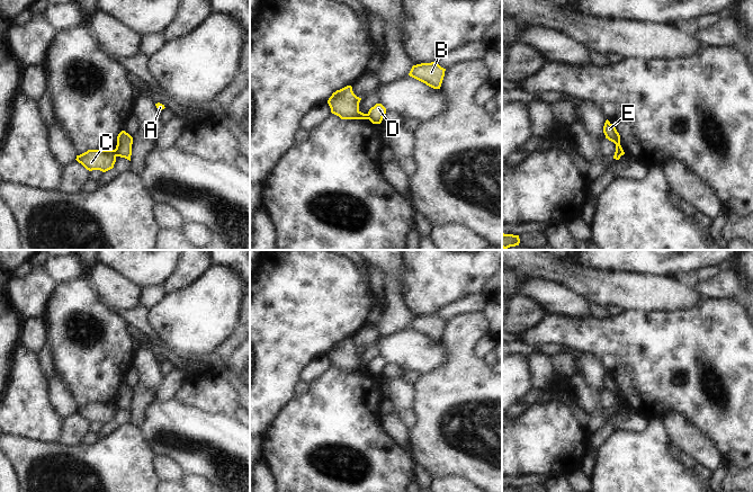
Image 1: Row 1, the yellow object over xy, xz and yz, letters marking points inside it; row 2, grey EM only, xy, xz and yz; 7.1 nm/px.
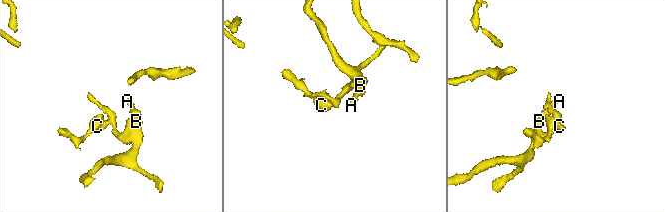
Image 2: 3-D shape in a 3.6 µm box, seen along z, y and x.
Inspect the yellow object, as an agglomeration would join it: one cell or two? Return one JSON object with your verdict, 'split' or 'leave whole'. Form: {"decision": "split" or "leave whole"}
{"decision": "split"}

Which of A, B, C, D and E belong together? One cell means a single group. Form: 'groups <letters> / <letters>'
groups A B D E / C

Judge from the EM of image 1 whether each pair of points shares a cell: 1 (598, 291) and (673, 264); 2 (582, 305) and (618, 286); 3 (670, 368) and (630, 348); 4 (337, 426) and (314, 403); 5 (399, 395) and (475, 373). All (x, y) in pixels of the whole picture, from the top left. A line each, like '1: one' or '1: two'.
1: two
2: two
3: one
4: one
5: two

